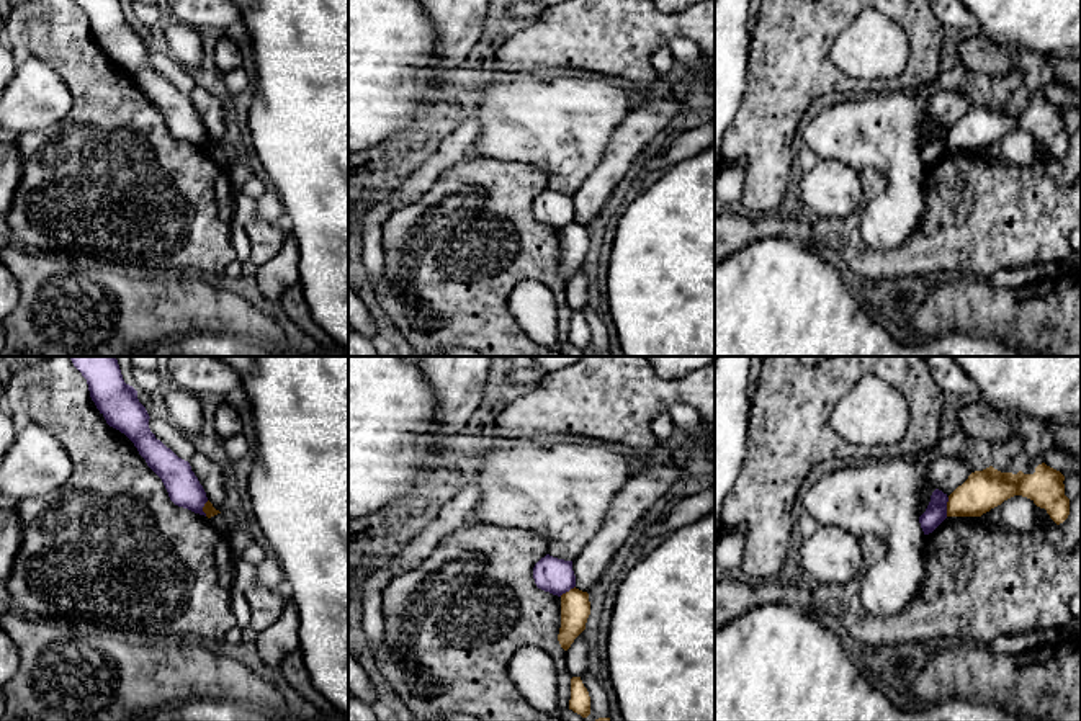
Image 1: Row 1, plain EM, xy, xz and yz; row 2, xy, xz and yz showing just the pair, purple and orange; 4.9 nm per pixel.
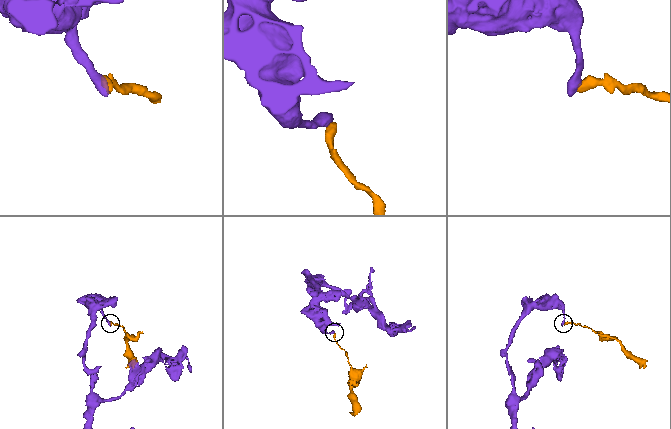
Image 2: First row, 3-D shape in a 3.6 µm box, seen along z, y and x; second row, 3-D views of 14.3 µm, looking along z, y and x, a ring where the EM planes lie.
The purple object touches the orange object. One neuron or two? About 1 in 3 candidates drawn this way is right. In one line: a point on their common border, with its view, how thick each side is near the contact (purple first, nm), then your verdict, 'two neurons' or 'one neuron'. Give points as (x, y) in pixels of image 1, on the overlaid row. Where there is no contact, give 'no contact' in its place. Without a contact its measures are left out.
meets purple in yz at (946, 507); 110 nm thick on the purple side, 190 nm on the other; two neurons

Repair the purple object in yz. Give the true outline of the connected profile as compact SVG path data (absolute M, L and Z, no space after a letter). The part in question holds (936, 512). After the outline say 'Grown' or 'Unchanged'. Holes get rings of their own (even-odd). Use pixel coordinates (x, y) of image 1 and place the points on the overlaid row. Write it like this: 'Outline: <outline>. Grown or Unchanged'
Outline: M939 489L932 492L926 512L919 517L924 535L932 533L947 518L947 502L947 494Z. Unchanged

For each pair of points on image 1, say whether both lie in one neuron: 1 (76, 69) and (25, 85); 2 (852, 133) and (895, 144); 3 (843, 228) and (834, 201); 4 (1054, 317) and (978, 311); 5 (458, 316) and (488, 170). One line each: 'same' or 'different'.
1: different
2: same
3: different
4: same
5: same

